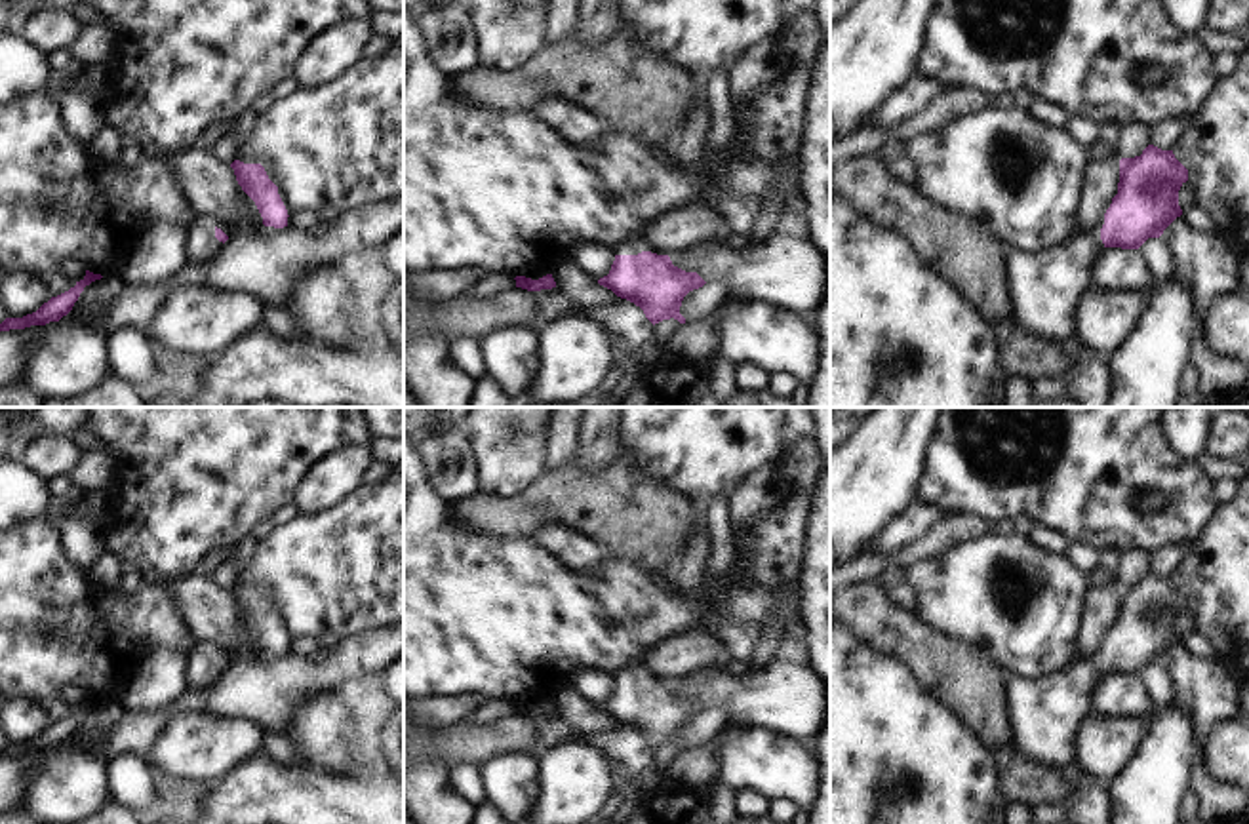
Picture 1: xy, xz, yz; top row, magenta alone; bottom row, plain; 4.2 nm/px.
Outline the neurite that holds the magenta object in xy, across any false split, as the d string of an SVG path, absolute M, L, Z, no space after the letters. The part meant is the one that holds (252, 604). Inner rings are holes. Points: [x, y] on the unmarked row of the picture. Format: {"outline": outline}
{"outline": "M230 590L242 617L255 628L265 653L287 653L287 636L278 620L278 613L268 605L261 590Z"}

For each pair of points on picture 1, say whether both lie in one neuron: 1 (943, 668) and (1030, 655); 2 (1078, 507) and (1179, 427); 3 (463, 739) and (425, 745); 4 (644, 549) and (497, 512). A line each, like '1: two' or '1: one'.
1: two
2: two
3: one
4: one

